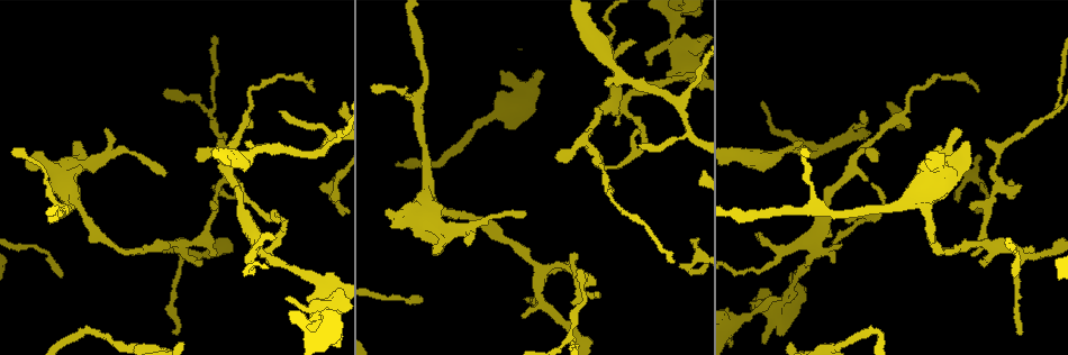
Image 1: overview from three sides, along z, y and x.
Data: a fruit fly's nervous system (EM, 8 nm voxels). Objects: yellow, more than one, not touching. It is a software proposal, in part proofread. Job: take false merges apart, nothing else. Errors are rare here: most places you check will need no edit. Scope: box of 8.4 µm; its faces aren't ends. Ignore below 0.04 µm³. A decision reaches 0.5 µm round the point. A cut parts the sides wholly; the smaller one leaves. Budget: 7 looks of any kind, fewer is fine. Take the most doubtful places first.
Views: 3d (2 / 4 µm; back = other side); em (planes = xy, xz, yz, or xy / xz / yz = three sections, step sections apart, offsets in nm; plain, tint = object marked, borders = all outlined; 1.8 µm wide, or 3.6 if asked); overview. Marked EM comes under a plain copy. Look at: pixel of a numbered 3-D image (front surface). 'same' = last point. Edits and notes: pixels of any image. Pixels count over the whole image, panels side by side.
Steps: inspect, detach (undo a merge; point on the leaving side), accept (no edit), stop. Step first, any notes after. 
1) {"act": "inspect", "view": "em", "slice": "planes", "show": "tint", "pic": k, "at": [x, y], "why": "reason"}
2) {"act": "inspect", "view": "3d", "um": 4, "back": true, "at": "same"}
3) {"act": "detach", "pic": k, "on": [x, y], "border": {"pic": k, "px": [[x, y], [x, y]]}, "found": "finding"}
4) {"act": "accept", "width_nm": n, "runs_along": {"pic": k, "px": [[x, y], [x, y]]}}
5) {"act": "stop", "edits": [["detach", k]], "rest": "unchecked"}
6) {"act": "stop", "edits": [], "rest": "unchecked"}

{"act": "inspect", "view": "3d", "um": 2, "pic": 1, "at": [264, 256], "why": "arms part here"}

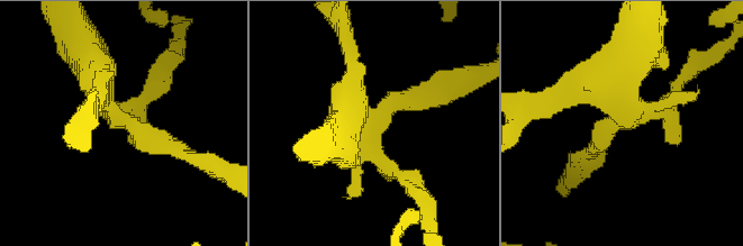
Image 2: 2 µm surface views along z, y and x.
{"act": "inspect", "view": "em", "slice": "xy", "step": 8, "show": "tint", "pic": 2, "at": [377, 118], "why": "now the EM"}

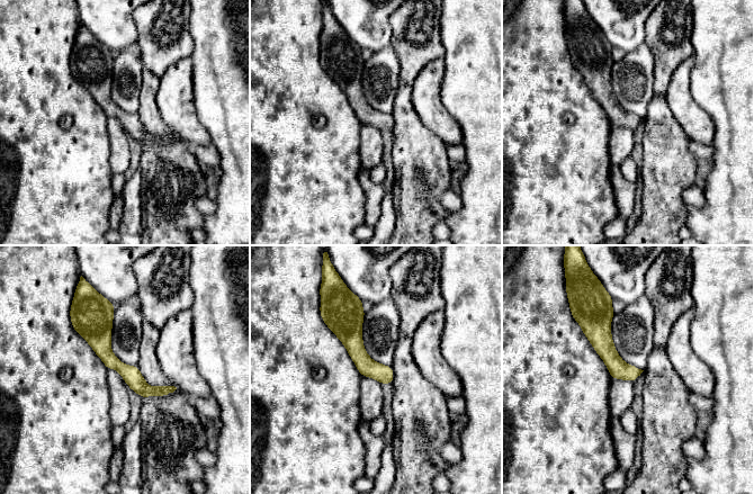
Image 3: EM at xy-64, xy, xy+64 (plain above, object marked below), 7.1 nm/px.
{"act": "inspect", "view": "em", "slice": "planes", "show": "tint", "at": "same"}

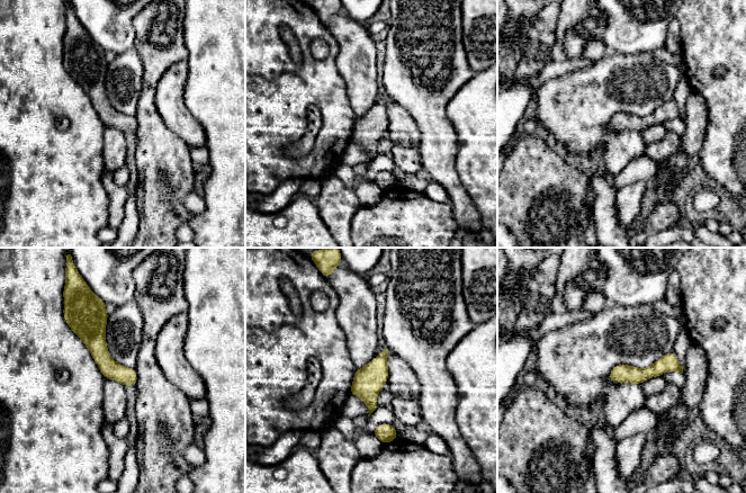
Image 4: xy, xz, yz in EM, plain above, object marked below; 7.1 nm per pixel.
{"act": "accept", "runs_along": {"pic": 4, "px": [[102, 308], [98, 350], [133, 383]]}, "found": "all the same neuron"}

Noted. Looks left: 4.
{"act": "inspect", "view": "em", "slice": "xy", "step": 4, "show": "tint", "pic": 1, "at": [951, 163]}

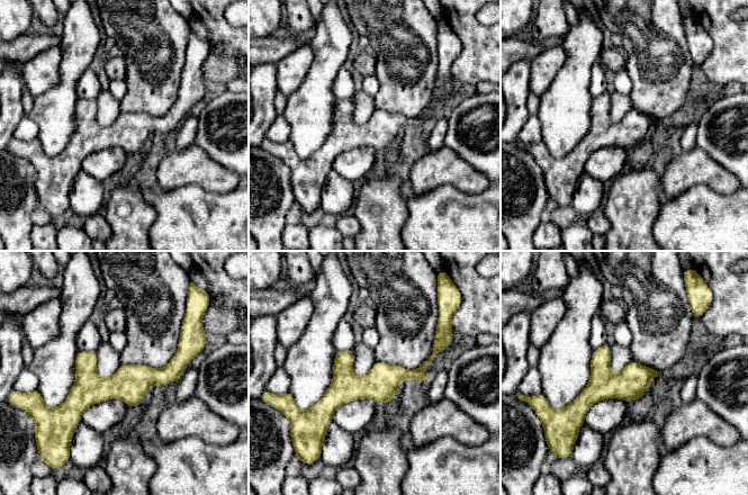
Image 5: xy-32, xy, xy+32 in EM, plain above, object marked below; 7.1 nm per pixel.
{"act": "accept", "found": "all the same neuron"}

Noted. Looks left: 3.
{"act": "inspect", "view": "em", "um": 3.6, "slice": "planes", "show": "tint", "pic": 1, "at": [986, 246], "why": "three-way junction"}

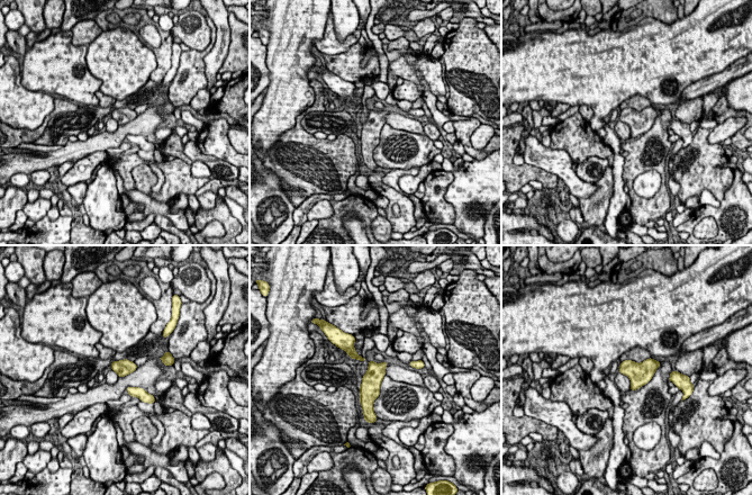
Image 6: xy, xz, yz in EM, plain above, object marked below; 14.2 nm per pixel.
{"act": "accept", "found": "all the same neuron"}

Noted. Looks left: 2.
{"act": "stop", "edits": [], "rest": "unchecked"}

